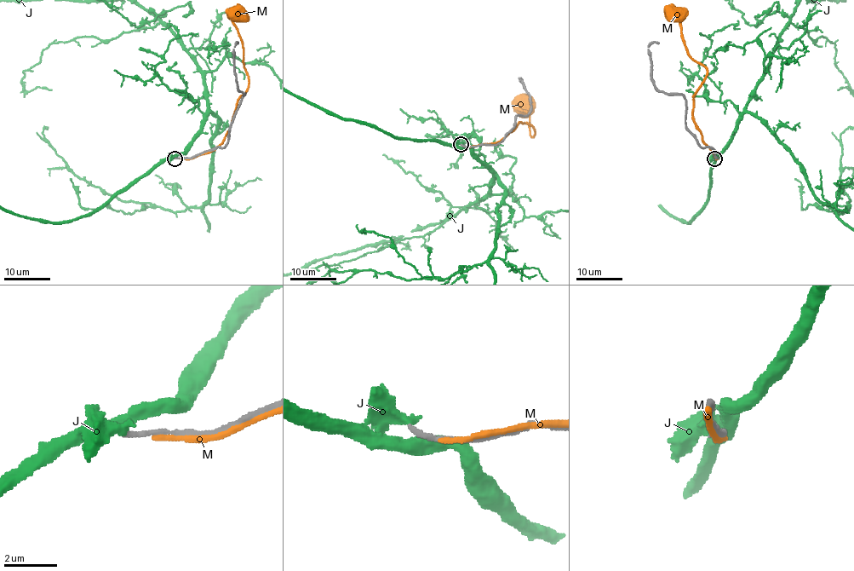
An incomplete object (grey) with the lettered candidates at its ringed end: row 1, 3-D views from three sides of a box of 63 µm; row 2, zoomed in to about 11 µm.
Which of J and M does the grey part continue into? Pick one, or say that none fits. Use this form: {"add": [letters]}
{"add": ["J"]}

